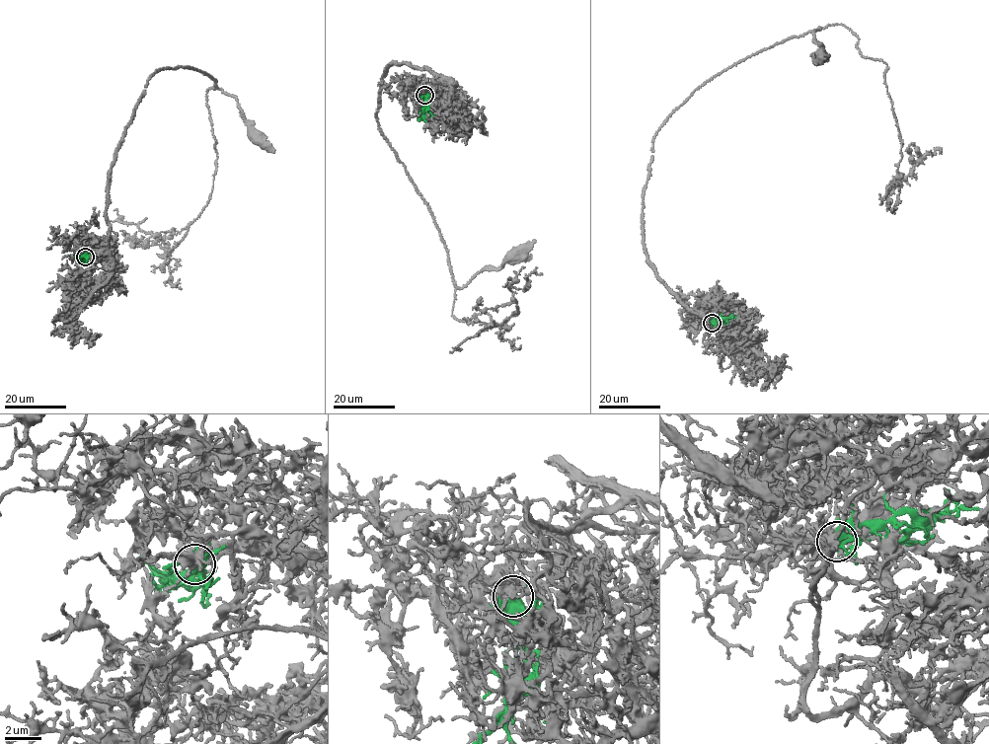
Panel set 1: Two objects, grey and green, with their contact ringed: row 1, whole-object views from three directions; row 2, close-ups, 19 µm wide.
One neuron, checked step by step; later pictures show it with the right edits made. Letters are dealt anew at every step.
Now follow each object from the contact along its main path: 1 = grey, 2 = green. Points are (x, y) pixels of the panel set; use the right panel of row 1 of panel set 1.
1: (712, 323), (648, 260), (642, 210), (653, 136), (697, 88), (752, 54), (819, 28), (819, 56)
2: (712, 323), (725, 320), (730, 314)

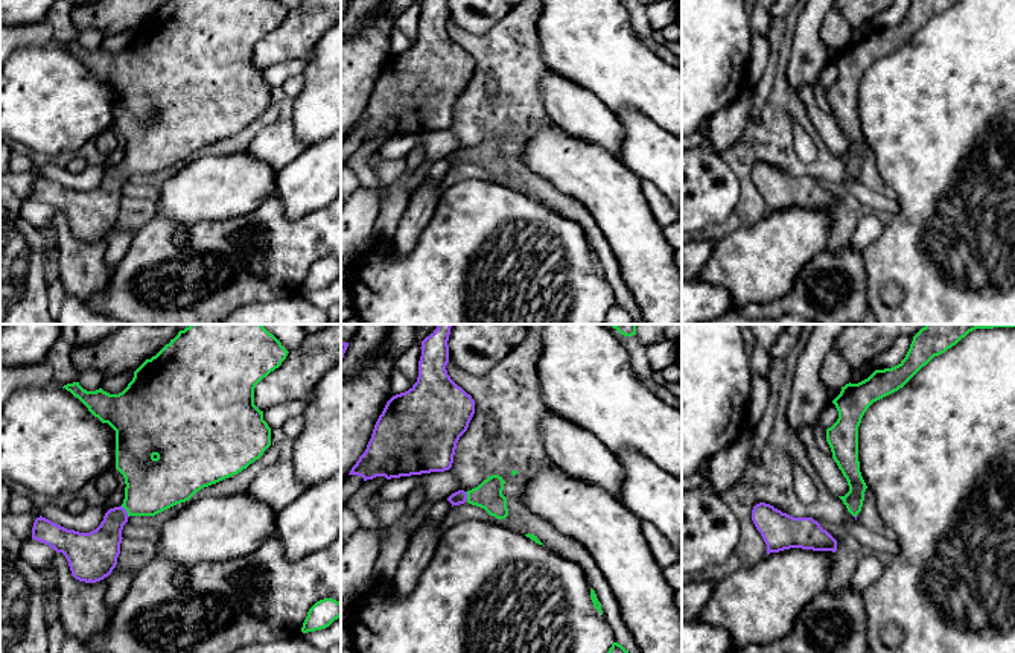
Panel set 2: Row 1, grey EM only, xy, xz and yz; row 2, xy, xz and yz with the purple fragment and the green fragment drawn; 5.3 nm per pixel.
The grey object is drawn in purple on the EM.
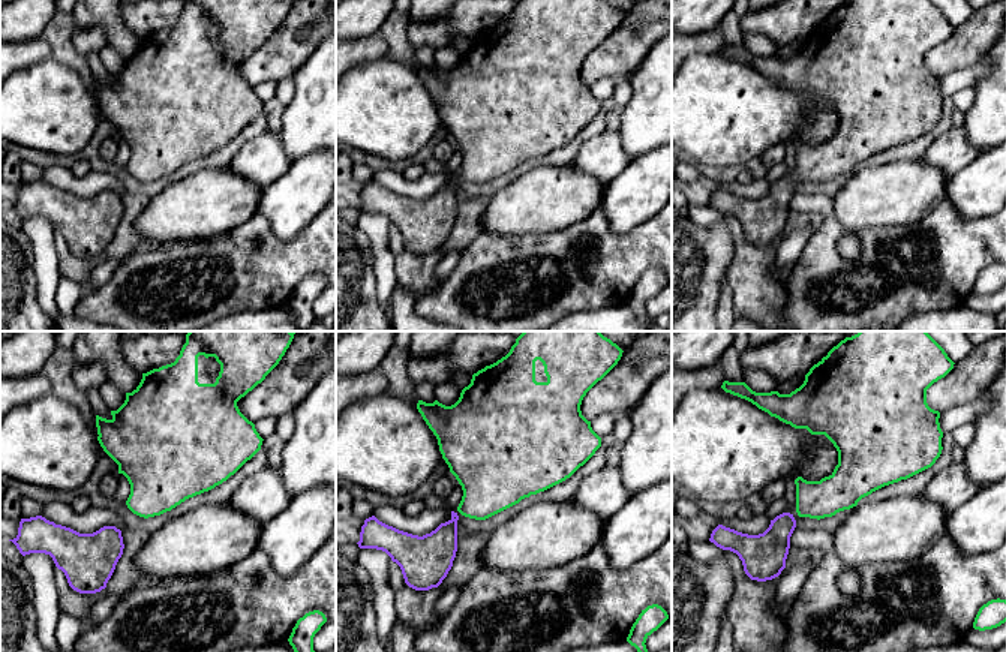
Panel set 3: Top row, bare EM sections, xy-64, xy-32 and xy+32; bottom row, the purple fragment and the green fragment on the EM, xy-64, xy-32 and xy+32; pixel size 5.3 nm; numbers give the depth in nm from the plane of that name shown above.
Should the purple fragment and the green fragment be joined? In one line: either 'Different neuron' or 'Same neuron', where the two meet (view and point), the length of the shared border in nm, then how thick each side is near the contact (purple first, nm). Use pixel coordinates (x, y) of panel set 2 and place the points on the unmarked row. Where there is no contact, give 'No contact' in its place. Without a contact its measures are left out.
Same neuron. Touches purple at xy (125, 171). Shared border 80 nm. Thickness 220 nm (purple) against 280 nm

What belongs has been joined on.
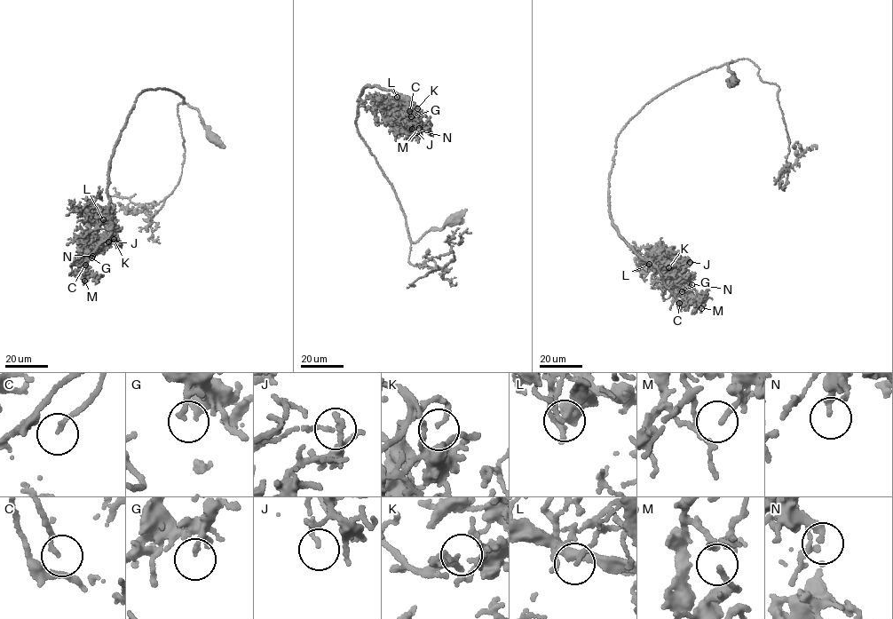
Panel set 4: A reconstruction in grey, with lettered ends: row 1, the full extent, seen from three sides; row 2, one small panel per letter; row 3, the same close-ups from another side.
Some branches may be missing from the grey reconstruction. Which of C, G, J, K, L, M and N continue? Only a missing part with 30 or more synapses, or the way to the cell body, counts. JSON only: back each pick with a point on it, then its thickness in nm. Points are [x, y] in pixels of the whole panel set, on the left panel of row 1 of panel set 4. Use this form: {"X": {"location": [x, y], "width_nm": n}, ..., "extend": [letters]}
{"C": {"location": [85, 265], "width_nm": 130}, "N": {"location": [92, 256], "width_nm": 240}, "extend": ["C", "N"]}

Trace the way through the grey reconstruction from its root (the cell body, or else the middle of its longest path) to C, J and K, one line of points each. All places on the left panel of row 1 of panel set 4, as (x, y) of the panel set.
C: (213, 138), (198, 109), (185, 104), (179, 94), (158, 88), (138, 95), (108, 171), (112, 231), (85, 265)
J: (213, 138), (198, 109), (179, 94), (158, 88), (138, 95), (108, 171), (107, 210), (116, 227), (108, 242)
K: (213, 138), (198, 109), (179, 94), (158, 88), (138, 95), (108, 171), (107, 210), (116, 227), (114, 239)

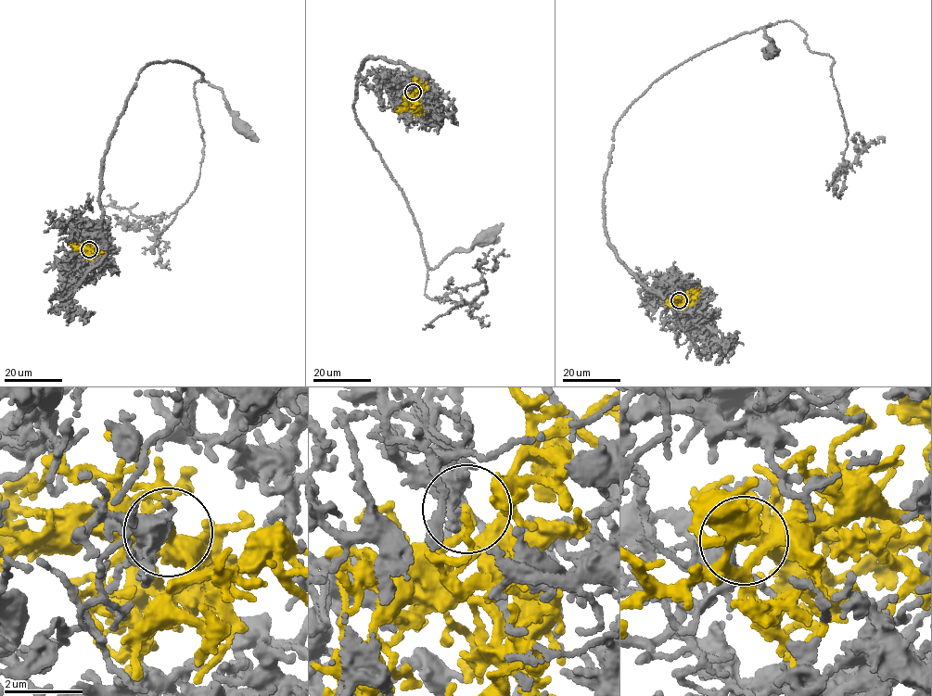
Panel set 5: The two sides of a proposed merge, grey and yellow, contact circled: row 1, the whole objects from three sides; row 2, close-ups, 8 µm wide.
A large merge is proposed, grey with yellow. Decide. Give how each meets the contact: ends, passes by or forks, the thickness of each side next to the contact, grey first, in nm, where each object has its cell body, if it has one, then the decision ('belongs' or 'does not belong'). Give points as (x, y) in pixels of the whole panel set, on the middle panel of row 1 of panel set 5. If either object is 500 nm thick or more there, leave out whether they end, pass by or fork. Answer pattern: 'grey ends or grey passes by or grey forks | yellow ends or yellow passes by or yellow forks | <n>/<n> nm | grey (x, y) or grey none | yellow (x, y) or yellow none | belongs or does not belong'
grey ends | yellow passes by | 480/200 nm | grey (482, 239) | yellow none | belongs

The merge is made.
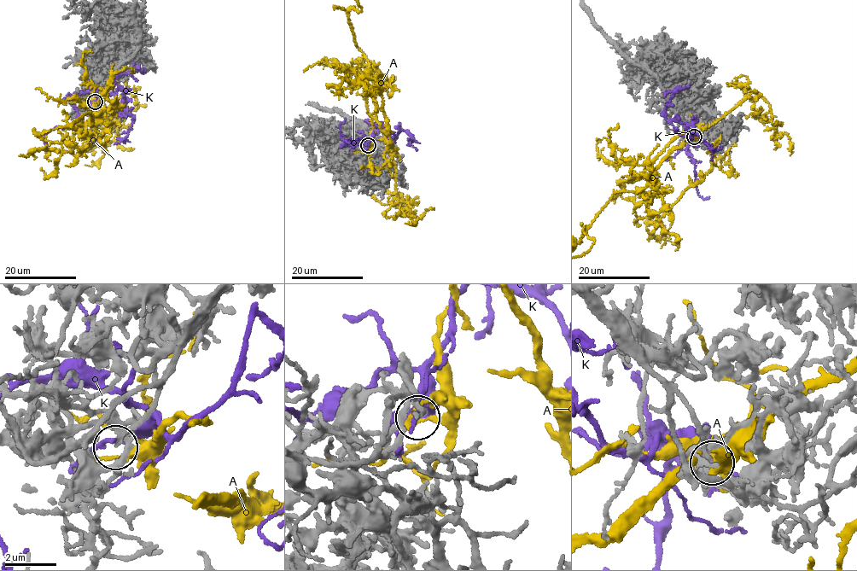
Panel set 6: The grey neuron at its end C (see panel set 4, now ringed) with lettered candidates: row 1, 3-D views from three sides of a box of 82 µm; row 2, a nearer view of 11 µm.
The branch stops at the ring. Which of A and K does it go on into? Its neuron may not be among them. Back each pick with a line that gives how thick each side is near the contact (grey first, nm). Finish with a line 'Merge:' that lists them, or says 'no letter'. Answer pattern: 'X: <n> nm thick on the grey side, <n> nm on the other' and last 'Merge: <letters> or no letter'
Merge: no letter

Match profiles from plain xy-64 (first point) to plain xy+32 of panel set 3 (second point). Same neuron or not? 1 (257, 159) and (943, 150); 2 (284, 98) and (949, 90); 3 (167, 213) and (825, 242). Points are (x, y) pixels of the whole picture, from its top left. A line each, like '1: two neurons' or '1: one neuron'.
1: one neuron
2: two neurons
3: two neurons

